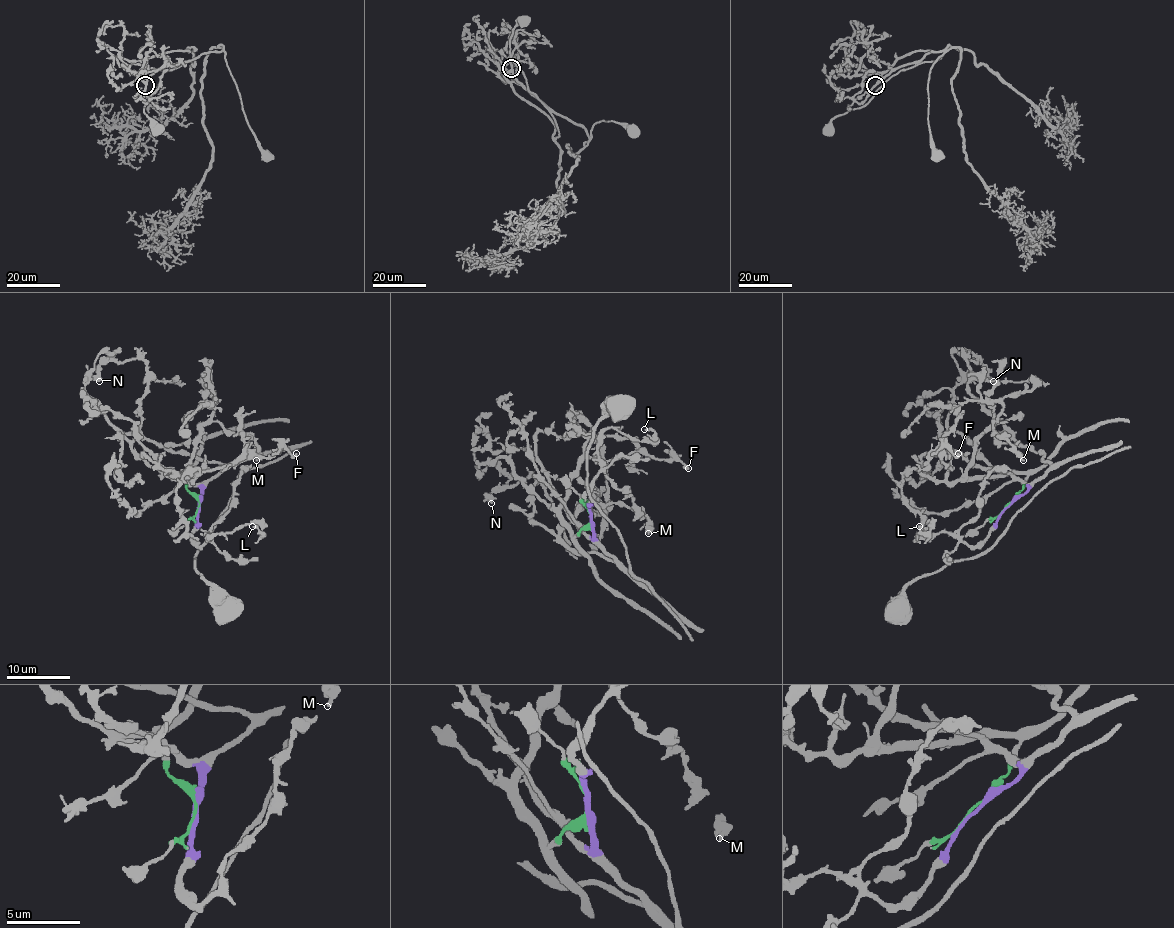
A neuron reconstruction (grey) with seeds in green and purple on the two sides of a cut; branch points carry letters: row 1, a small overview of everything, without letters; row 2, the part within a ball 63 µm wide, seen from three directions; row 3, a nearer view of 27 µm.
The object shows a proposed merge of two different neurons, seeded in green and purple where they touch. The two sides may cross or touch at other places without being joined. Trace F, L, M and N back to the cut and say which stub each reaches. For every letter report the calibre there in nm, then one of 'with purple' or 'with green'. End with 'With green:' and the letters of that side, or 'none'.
F: calibre 320 nm; with green
L: calibre 240 nm; with purple
M: calibre 280 nm; with green
N: calibre 320 nm; with purple
With green: F, M

